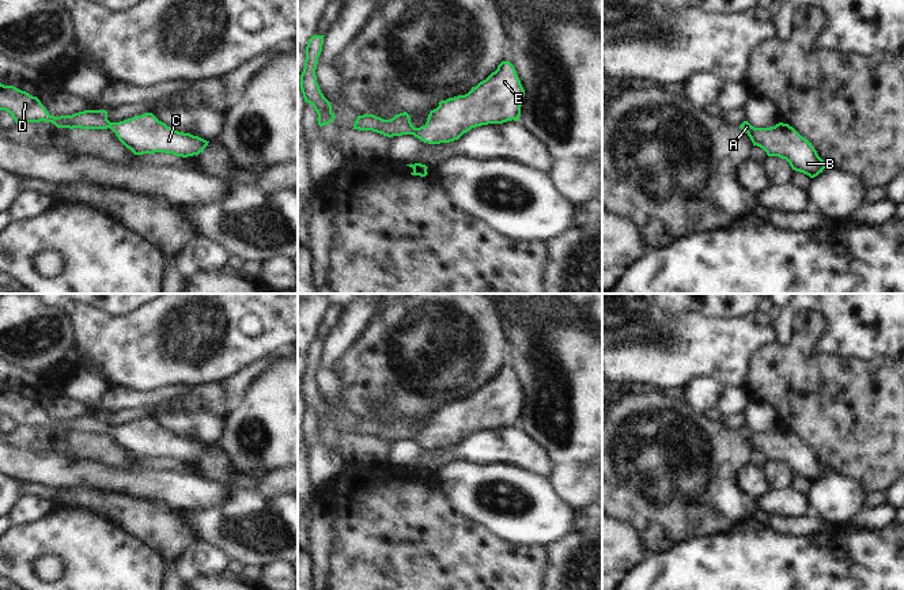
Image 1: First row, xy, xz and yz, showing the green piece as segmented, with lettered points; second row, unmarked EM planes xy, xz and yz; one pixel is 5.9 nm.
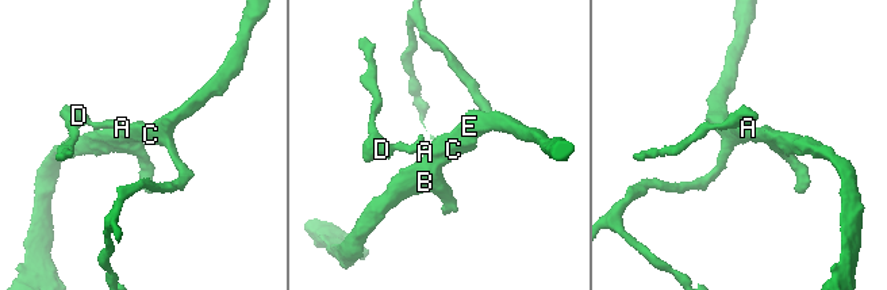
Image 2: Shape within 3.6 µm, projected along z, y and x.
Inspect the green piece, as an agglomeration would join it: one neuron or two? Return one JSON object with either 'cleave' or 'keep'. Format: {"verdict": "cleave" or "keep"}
{"verdict": "keep"}

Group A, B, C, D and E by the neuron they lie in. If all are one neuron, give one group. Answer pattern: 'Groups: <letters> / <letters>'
Groups: A B C D E.

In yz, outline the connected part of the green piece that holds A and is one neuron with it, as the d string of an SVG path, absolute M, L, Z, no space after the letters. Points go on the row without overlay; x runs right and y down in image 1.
M744 426L740 432L750 442L753 450L763 453L768 461L786 464L791 473L817 481L827 472L809 445L788 428L779 427L769 432L754 432Z

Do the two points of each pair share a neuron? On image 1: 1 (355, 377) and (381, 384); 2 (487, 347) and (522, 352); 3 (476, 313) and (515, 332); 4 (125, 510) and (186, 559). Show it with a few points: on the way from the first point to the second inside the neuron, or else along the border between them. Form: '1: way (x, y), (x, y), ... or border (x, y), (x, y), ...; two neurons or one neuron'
1: way (362, 377), (374, 377); one neuron
2: border (502, 332), (506, 343); two neurons
3: border (502, 332), (506, 343); two neurons
4: border (196, 540), (176, 560); two neurons

